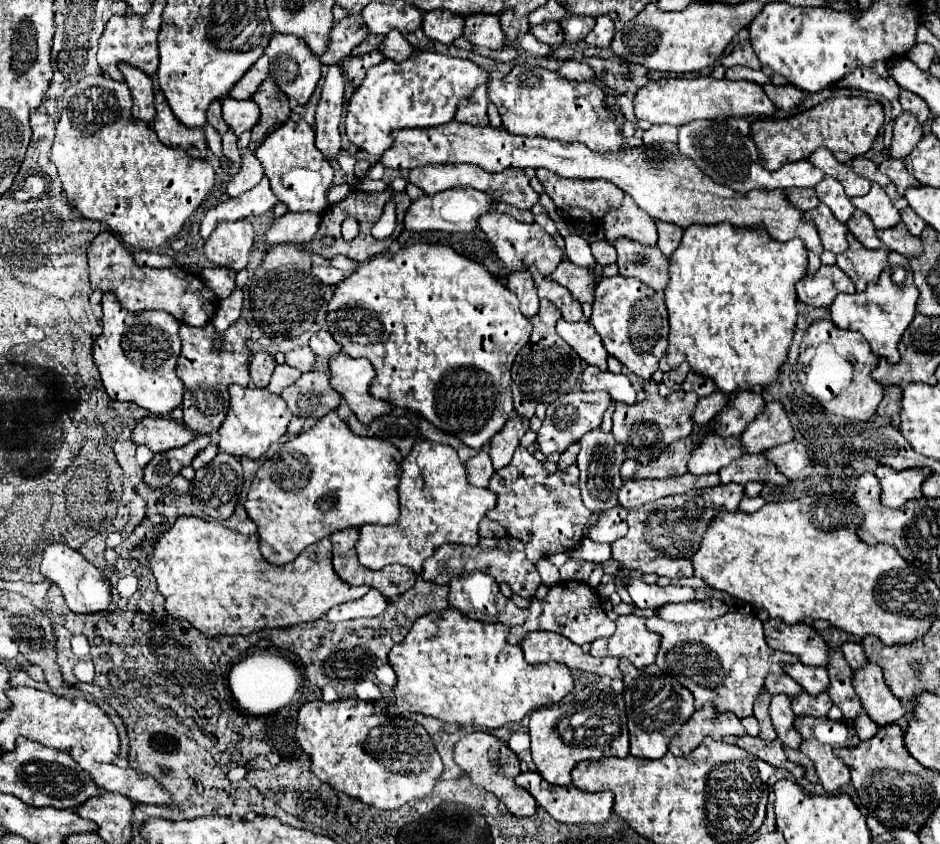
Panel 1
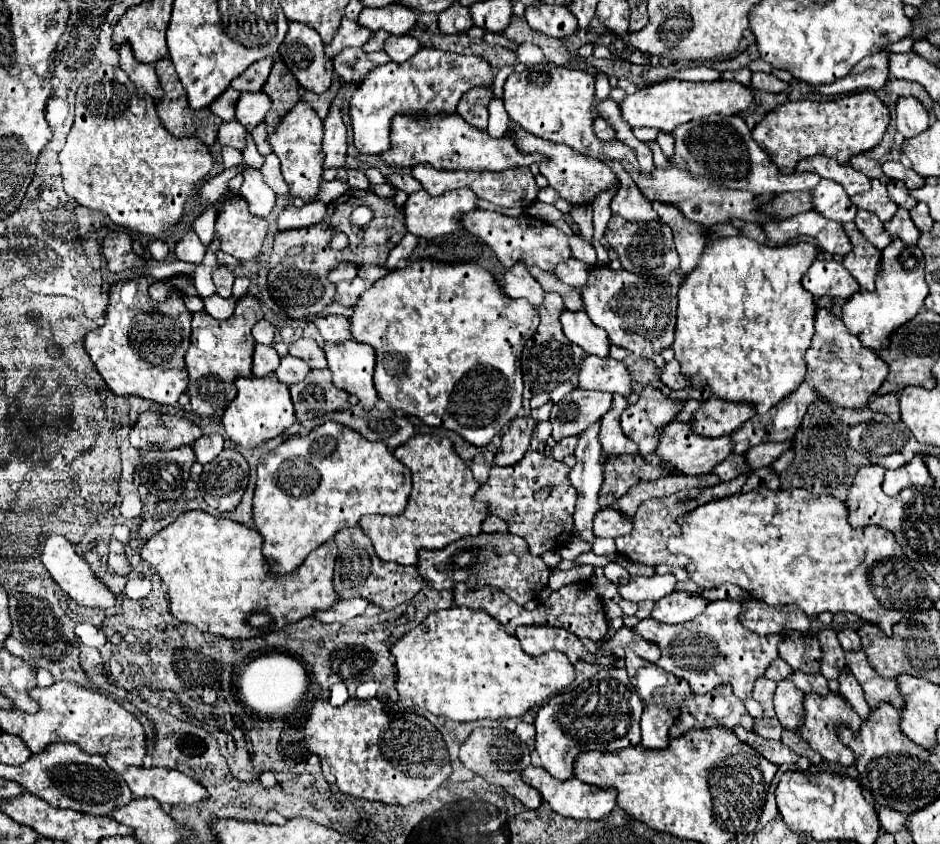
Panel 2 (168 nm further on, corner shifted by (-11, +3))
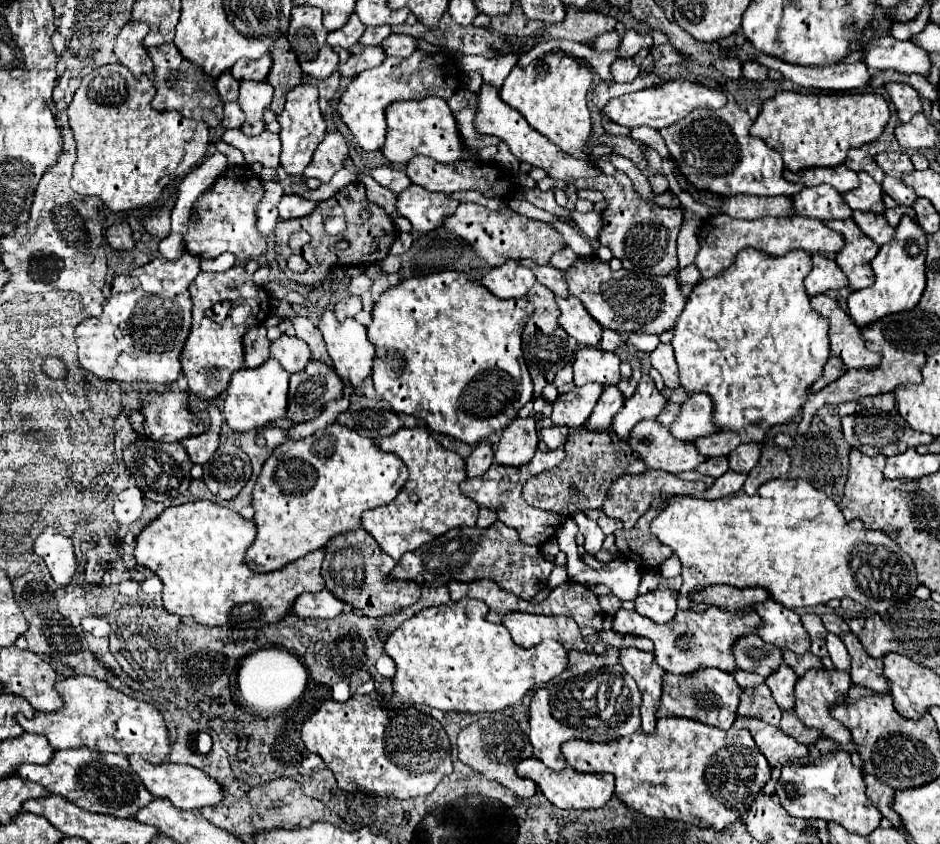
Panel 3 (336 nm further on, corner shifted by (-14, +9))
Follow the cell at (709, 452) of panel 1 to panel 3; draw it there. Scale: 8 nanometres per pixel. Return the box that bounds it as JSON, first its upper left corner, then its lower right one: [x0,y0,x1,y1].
[626,419,706,473]

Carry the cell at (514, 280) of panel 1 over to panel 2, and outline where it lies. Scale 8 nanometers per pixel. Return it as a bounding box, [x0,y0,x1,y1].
[503,263,543,307]

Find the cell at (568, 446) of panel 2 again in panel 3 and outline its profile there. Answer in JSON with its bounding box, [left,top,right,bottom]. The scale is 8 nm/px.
[540,425,568,449]

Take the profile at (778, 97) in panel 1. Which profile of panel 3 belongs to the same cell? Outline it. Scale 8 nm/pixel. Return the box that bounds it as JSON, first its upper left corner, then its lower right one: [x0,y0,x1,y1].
[742,61,766,81]

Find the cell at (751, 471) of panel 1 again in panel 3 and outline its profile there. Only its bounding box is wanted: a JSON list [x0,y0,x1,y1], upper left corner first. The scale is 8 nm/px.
[696,457,728,479]

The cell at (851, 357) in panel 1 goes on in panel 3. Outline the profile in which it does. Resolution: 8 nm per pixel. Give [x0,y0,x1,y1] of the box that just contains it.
[810,295,882,369]

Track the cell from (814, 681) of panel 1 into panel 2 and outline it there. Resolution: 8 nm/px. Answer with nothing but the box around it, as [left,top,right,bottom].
[779,633,821,673]

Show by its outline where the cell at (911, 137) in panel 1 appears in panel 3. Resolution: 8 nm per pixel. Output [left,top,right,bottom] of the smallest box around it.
[884,83,922,123]

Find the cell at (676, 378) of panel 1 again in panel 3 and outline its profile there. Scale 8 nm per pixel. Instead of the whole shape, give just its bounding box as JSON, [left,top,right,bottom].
[650,343,680,389]

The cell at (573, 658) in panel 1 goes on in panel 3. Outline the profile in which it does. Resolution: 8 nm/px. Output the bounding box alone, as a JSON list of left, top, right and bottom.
[502,613,586,651]

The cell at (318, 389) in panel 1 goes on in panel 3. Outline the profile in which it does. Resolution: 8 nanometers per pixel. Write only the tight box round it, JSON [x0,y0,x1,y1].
[286,359,344,425]

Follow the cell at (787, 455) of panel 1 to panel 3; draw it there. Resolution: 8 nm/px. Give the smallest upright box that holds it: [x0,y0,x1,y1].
[728,443,760,473]

